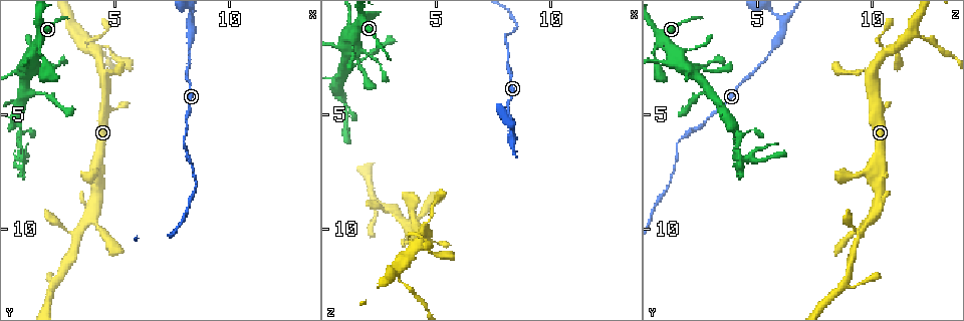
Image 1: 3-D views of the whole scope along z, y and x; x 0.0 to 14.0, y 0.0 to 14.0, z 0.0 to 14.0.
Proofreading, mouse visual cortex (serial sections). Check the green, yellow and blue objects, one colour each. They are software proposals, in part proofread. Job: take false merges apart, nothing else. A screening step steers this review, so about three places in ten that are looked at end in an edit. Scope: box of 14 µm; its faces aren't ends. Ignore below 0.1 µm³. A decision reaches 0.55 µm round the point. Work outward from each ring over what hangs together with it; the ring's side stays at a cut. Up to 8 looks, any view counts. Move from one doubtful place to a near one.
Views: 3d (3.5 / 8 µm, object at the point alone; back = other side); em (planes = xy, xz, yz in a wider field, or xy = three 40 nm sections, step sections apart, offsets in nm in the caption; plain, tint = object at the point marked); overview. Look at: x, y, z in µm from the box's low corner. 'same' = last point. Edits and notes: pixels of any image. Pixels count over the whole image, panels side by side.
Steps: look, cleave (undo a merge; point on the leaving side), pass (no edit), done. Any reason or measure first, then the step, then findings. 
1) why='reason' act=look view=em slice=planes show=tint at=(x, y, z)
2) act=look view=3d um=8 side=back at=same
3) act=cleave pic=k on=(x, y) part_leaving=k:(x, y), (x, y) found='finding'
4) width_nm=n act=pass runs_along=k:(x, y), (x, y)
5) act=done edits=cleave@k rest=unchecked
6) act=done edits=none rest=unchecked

why='branch point' act=look view=3d um=3.5 at=(4.1, 7.4, 9.9)

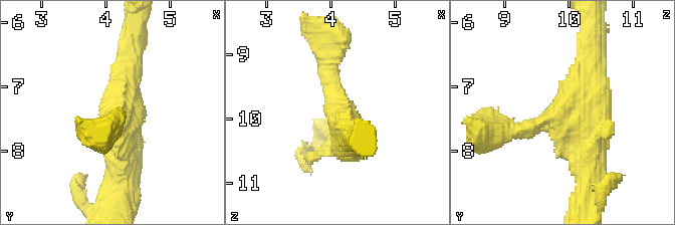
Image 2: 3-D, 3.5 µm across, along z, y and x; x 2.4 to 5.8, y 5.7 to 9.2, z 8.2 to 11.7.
act=look view=em slice=planes show=tint at=(4.20, 7.40, 9.90)

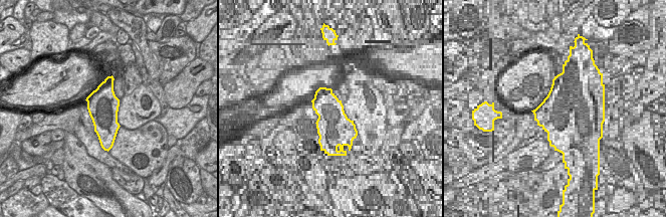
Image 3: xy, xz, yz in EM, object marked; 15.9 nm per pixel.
why='another direction' act=look view=em slice=xy step=2 show=tint at=same

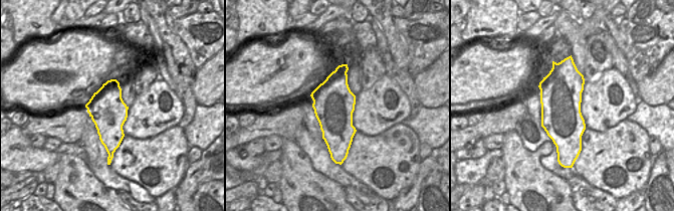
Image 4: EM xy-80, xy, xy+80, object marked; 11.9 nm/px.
act=pass runs_along=2:(131, 48), (122, 88), (122, 184) found='one cell here'

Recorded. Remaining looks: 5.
why='sharp bend' act=look view=3d um=3.5 at=(1.2, 3.0, 1.8)

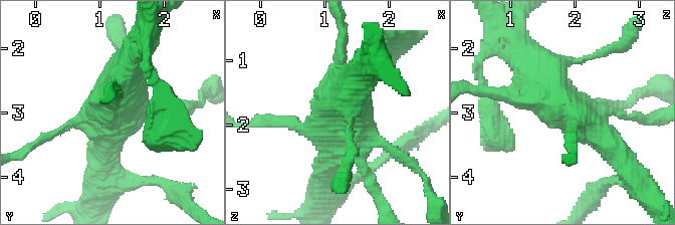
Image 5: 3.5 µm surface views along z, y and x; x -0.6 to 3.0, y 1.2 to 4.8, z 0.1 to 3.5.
act=look view=em slice=xy step=3 show=tint at=(1.20, 3.00, 1.85)

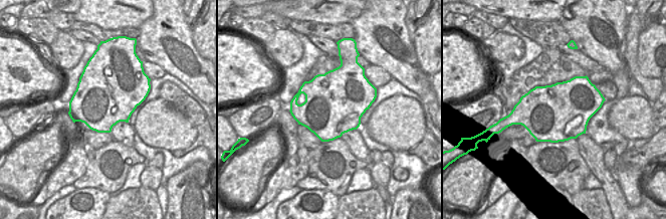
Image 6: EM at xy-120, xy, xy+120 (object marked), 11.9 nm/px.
act=pass runs_along=5:(519, 44), (555, 99), (605, 140) found='all the same cell'

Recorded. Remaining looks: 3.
why='abrupt turn' act=look view=3d um=3.5 at=(0.9, 7.0, 4.2)

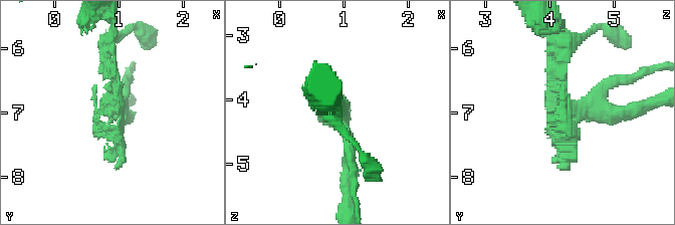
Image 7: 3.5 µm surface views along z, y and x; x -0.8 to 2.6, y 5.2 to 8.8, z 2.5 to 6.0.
act=look view=em slice=xy step=2 show=tint at=(0.90, 6.90, 4.25)

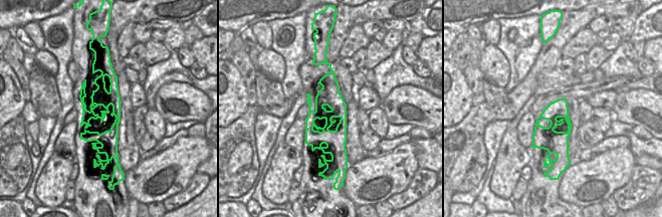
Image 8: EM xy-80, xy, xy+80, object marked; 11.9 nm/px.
act=pass runs_along=7:(564, 40), (566, 104), (630, 110) found='all the same cell'

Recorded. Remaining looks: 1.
act=done edits=none rest=unchecked

